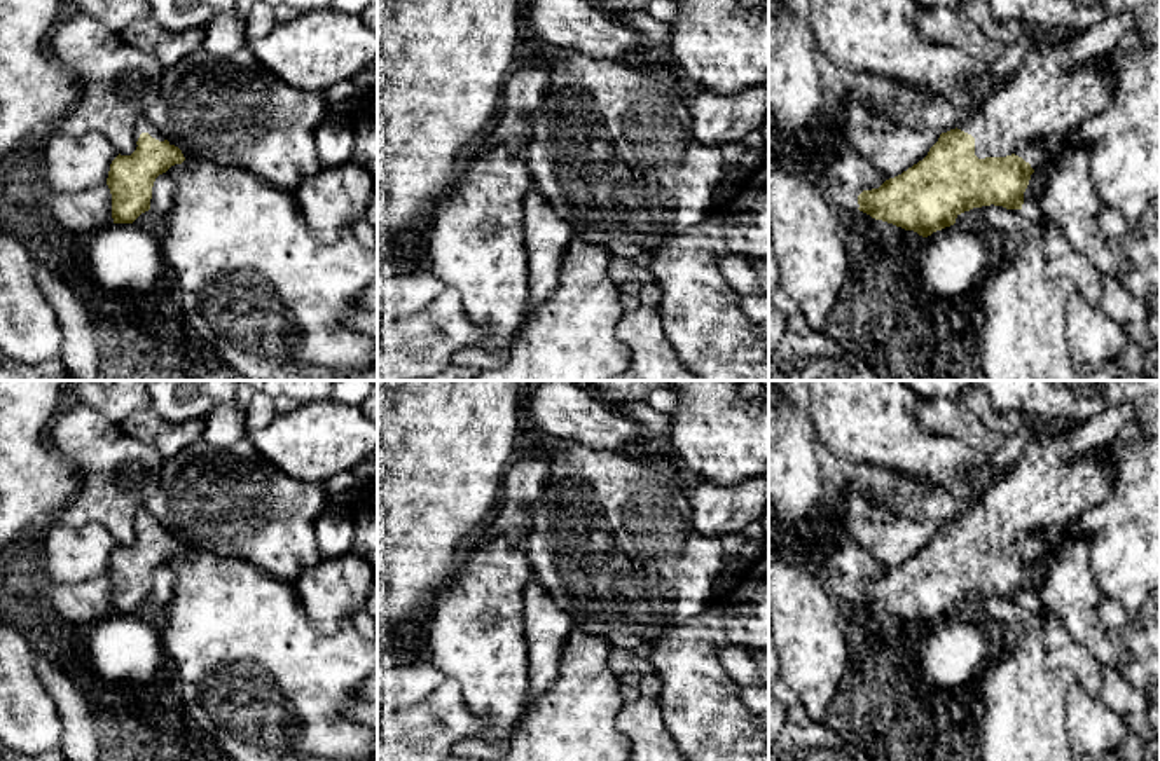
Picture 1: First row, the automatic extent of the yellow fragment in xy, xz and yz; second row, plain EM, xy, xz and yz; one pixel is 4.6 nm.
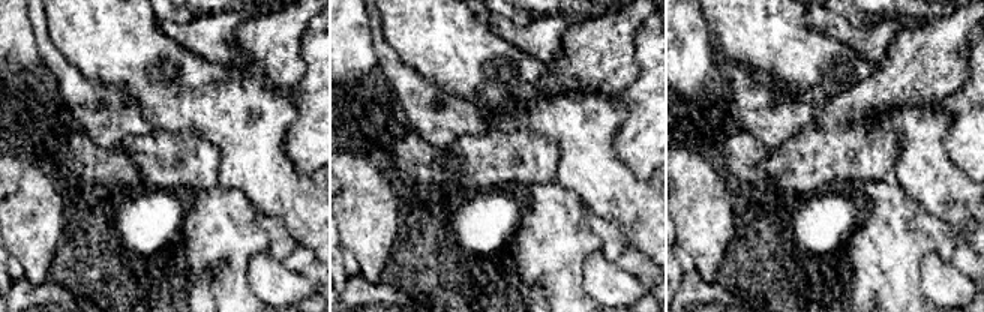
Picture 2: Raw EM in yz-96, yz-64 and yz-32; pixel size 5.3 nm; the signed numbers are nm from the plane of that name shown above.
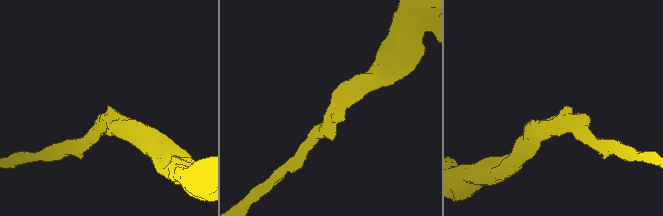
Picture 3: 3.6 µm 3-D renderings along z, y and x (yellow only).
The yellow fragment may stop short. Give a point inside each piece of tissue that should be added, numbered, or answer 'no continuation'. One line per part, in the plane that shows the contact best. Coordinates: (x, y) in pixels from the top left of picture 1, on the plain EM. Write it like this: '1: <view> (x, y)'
1: yz (1059, 475)

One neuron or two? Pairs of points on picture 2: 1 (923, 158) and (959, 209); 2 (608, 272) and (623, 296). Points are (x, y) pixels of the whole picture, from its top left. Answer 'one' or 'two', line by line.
1: one
2: one

